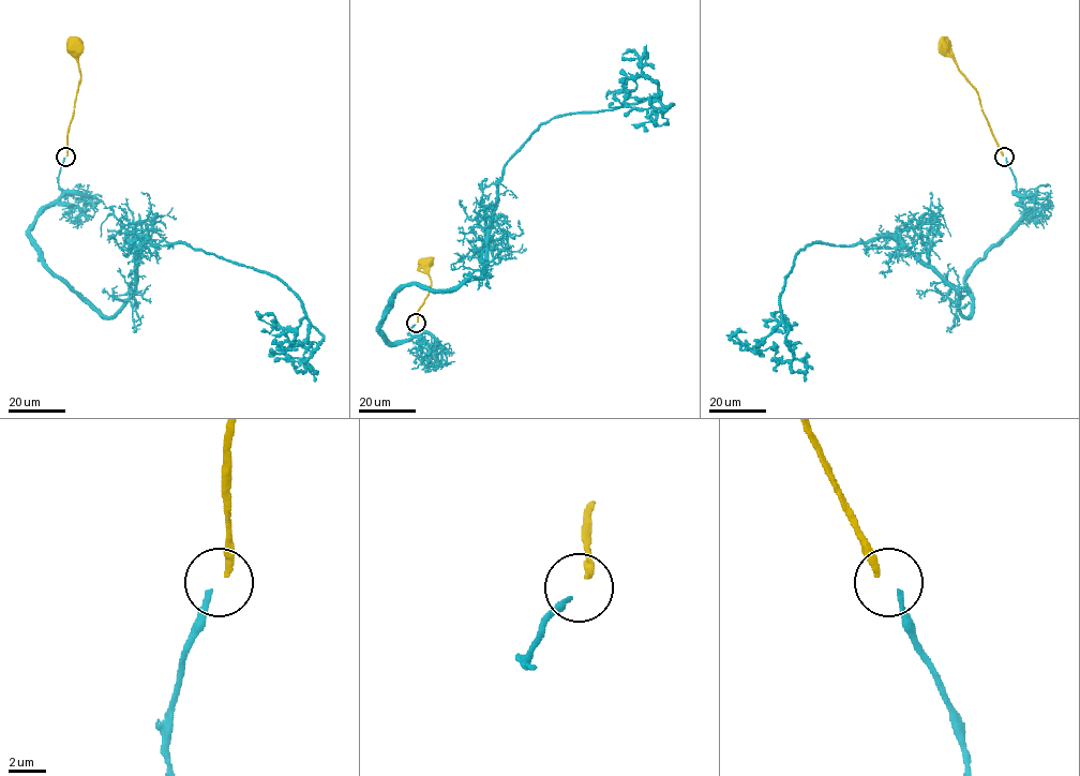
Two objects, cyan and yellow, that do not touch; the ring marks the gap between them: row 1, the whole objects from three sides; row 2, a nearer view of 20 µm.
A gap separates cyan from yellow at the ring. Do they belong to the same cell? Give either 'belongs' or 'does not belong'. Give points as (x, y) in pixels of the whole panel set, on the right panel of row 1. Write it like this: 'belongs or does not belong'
does not belong

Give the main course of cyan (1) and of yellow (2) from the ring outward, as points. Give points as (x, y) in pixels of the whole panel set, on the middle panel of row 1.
1: (415, 325), (395, 344), (380, 328), (405, 286), (484, 274), (504, 165), (541, 124), (672, 104), (628, 89)
2: (417, 322), (417, 311), (431, 286), (425, 263)

